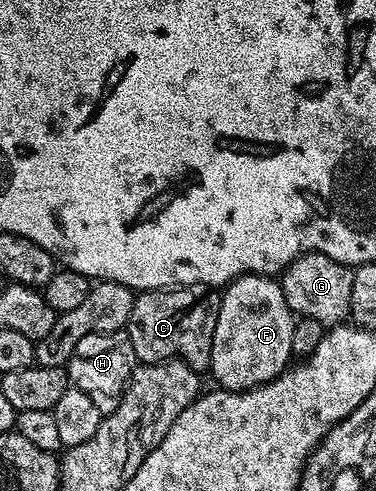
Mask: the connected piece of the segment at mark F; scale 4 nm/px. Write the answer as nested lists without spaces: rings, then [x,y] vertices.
[[[248,273],[238,277],[221,290],[220,315],[212,335],[209,376],[218,380],[223,389],[241,391],[255,389],[276,379],[295,356],[292,335],[296,324],[284,299],[281,284],[274,277]]]

